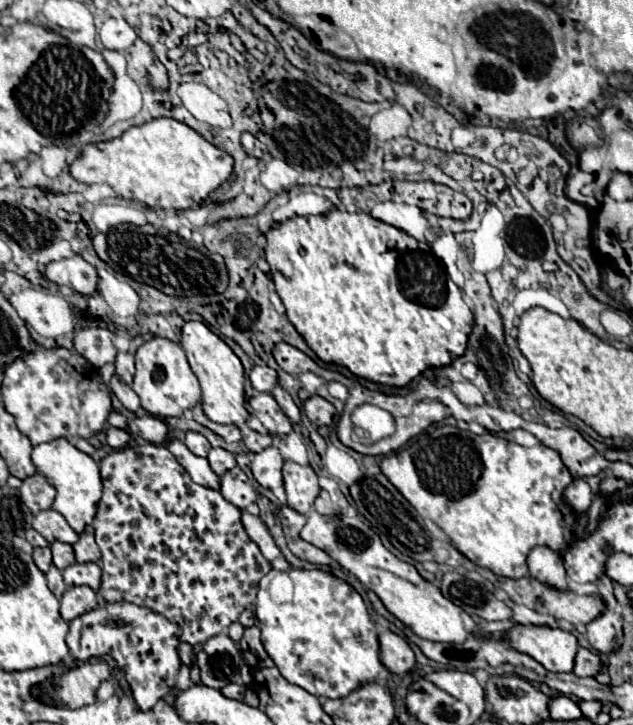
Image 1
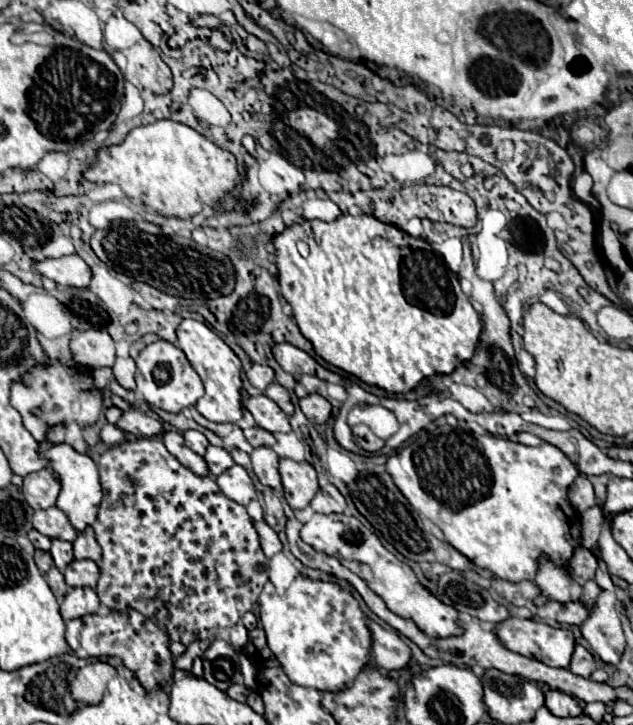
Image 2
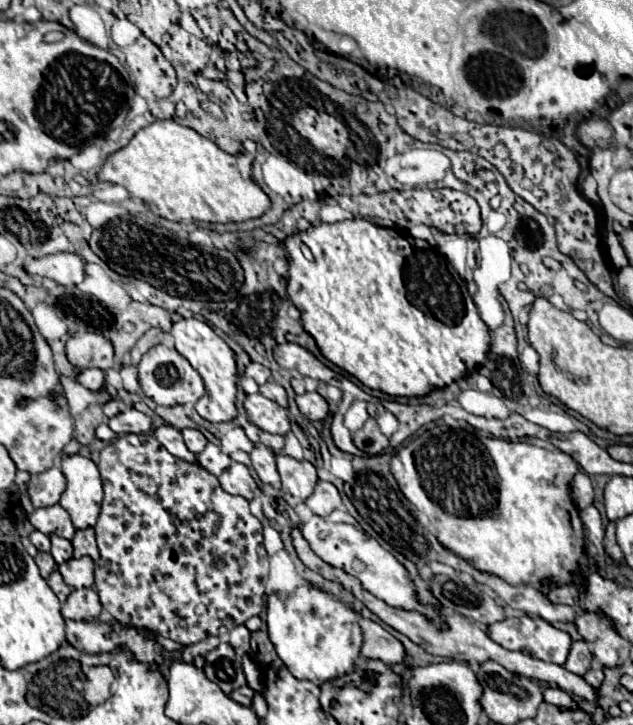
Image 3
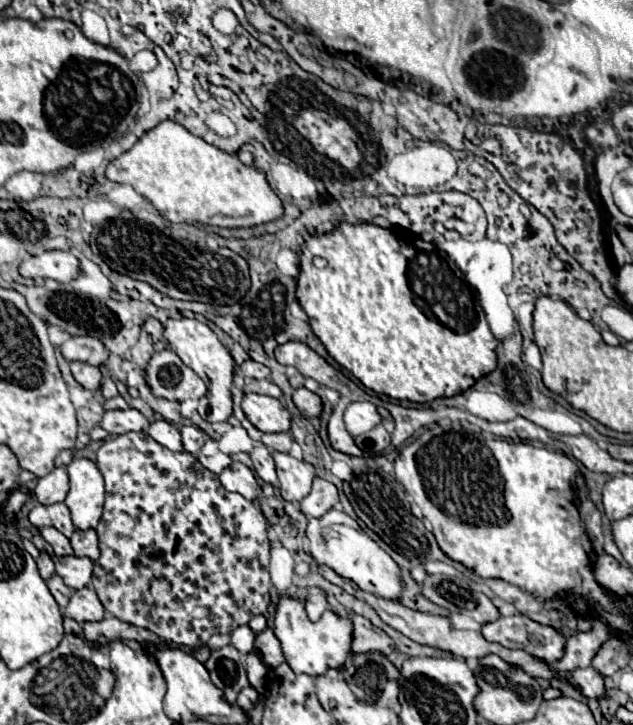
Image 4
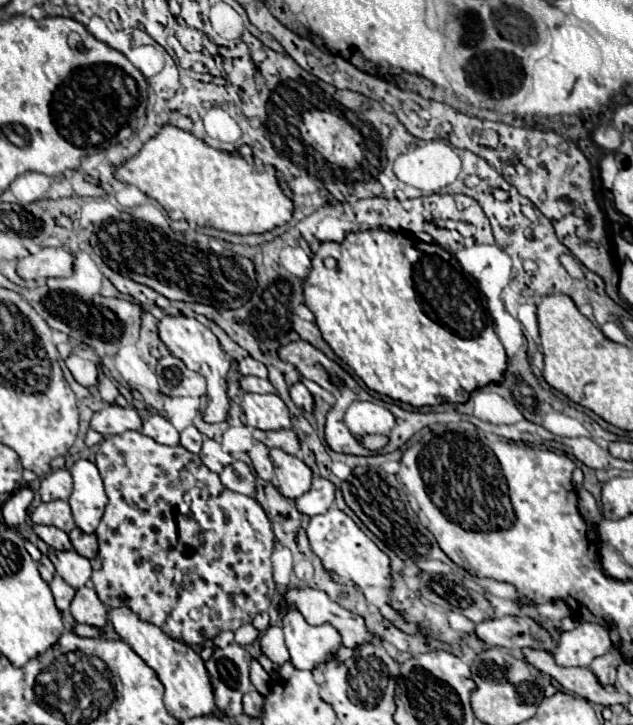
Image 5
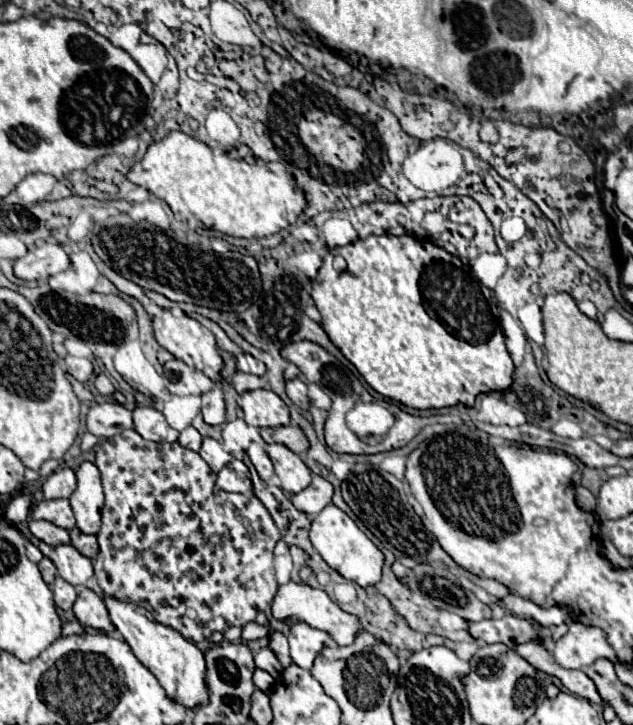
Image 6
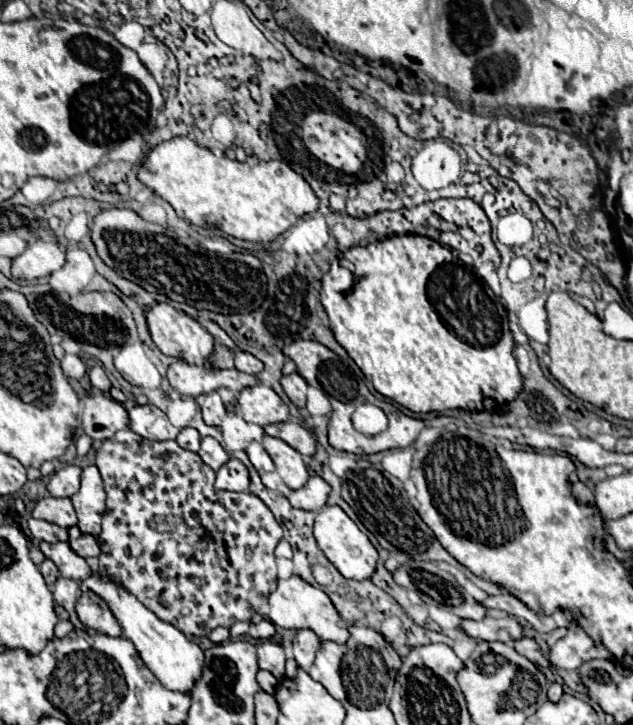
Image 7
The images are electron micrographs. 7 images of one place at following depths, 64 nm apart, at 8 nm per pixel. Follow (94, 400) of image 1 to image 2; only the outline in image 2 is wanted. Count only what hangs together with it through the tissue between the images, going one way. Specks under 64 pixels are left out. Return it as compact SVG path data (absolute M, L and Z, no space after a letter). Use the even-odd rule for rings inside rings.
M48 362L48 366L36 366L28 374L26 384L14 384L10 404L22 414L24 426L32 432L32 436L36 440L44 440L46 424L58 424L58 422L70 424L72 418L74 418L80 426L86 426L86 424L96 422L98 414L102 412L100 392L92 386L90 368L80 366L76 370L70 370L70 368L64 368L64 366L54 364L54 362ZM74 400L80 402L80 412L72 412L72 402ZM34 408L40 408L42 416L34 416L32 414Z

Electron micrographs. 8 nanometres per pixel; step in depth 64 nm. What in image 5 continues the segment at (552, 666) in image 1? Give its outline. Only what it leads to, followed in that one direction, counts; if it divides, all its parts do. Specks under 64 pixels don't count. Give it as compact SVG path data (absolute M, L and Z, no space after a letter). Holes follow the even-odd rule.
M504 616L494 620L484 620L476 624L474 630L480 640L488 646L500 646L506 650L520 650L524 646L552 650L552 636L532 618L528 616Z

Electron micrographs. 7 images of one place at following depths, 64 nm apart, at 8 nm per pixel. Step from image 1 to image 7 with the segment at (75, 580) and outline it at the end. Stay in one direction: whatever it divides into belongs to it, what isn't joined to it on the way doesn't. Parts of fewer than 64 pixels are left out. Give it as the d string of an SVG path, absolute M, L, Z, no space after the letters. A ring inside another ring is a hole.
M40 542L38 546L44 552L44 556L50 558L58 566L60 576L80 582L90 574L90 566L86 564L86 560L80 558L78 554L74 554L66 542L56 542L56 544Z

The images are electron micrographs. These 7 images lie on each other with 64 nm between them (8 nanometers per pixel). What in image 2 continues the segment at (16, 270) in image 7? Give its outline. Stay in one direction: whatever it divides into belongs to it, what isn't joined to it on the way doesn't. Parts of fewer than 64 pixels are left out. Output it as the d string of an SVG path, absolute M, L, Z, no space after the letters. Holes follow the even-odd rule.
M72 254L72 256L62 256L62 258L48 258L48 260L42 260L42 262L34 262L34 268L54 280L56 284L60 286L76 286L76 288L86 288L90 278L92 278L92 272L88 268L88 264L78 256L78 254Z

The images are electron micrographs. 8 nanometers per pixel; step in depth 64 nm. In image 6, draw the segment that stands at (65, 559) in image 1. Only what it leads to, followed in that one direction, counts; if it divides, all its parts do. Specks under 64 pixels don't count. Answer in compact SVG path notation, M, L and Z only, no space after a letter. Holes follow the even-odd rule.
M30 520L30 532L50 544L50 546L58 546L58 544L70 544L70 536L68 536L68 530L64 528L58 528L54 526L52 522L46 522L46 520Z

